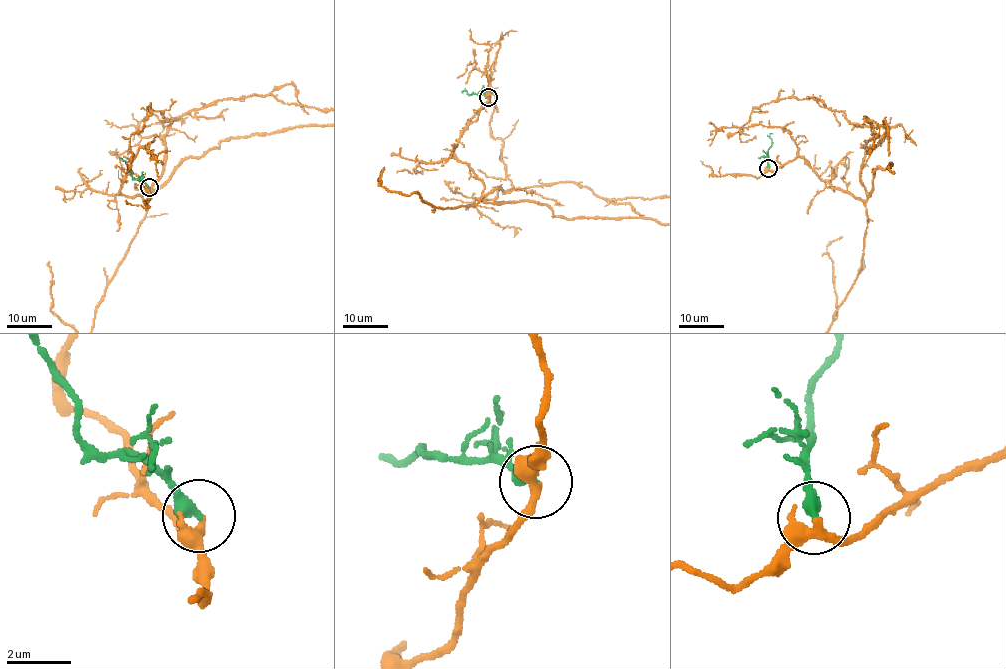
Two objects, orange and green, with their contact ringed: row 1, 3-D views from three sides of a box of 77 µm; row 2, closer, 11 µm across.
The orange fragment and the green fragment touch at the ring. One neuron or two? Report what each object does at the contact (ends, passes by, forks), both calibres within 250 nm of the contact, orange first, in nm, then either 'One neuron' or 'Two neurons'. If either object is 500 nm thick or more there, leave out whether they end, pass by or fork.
At the ring orange passes by. At the ring green ends. Thickness 280 nm (orange) against 400 nm. One neuron

